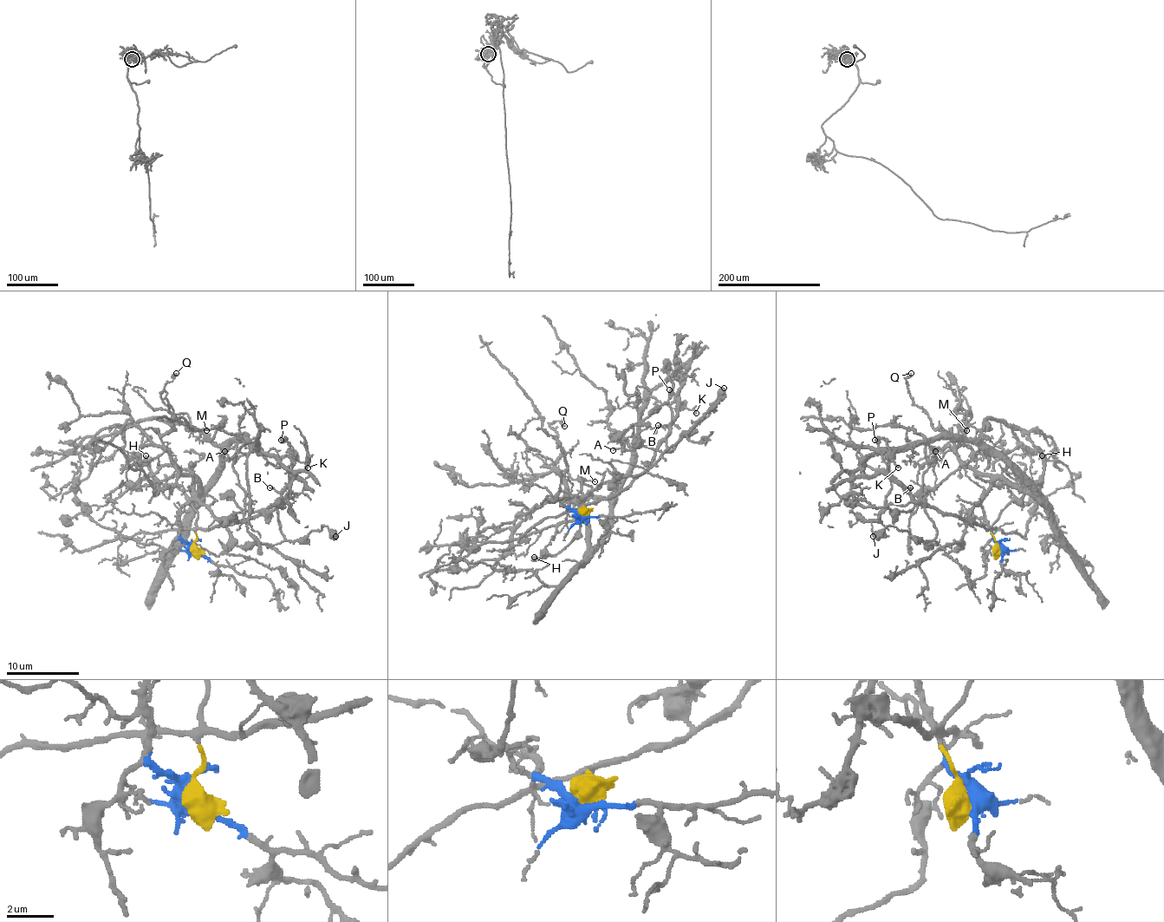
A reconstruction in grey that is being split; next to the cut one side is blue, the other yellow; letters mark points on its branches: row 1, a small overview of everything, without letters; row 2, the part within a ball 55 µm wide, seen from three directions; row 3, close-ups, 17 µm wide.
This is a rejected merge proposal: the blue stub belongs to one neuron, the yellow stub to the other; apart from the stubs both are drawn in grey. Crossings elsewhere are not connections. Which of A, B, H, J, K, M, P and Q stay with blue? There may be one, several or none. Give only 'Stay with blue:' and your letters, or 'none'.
Stay with blue: A, M, Q

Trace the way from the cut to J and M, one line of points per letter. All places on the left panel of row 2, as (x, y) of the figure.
J: (193, 550), (197, 529), (238, 524), (273, 506), (281, 533), (288, 540), (302, 540), (322, 526), (335, 537)
M: (193, 550), (180, 537), (178, 511), (197, 480), (202, 491), (220, 466), (220, 449), (193, 426), (206, 429)

